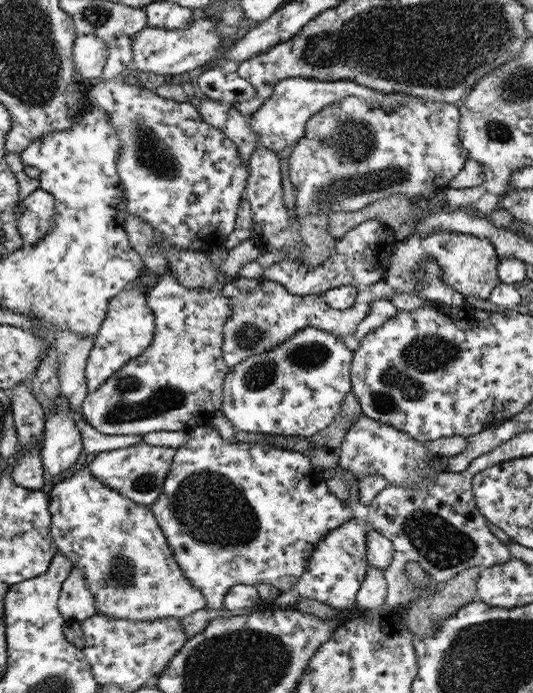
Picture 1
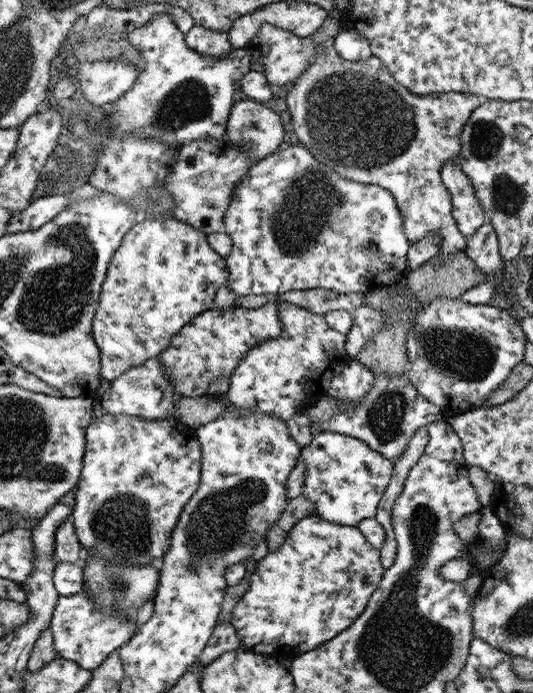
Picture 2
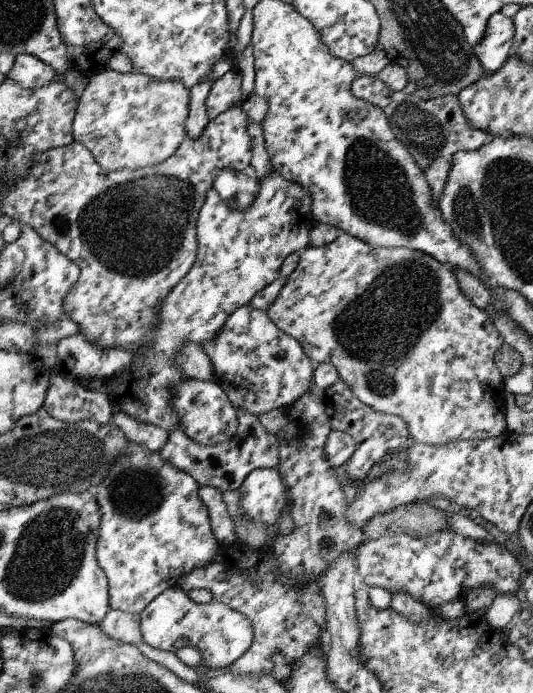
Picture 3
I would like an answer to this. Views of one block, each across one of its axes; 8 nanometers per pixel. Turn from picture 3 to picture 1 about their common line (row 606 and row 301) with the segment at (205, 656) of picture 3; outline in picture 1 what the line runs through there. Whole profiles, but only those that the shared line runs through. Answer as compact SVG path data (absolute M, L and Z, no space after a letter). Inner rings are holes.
M249 239L227 249L227 254L221 254L218 249L207 253L213 267L222 274L209 290L189 290L181 286L181 281L170 268L162 275L156 276L155 285L145 297L151 312L154 313L154 334L150 346L119 371L115 371L102 386L93 392L87 392L80 408L80 414L86 418L86 424L107 436L147 434L161 430L187 432L199 425L210 426L214 412L222 406L224 380L228 374L228 367L222 360L222 331L228 316L232 314L232 306L221 296L221 289L237 278L237 272L245 264L255 261L260 254L259 248Z

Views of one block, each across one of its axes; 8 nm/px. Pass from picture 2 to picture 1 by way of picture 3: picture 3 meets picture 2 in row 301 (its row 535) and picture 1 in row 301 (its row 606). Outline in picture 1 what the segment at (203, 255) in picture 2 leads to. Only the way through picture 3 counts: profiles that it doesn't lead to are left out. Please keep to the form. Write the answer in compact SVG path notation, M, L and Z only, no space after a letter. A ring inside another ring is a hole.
M137 276L110 300L85 362L84 381L87 392L93 392L102 386L115 371L119 371L150 346L154 334L154 313L146 303L147 292L149 289L143 289L139 285Z

